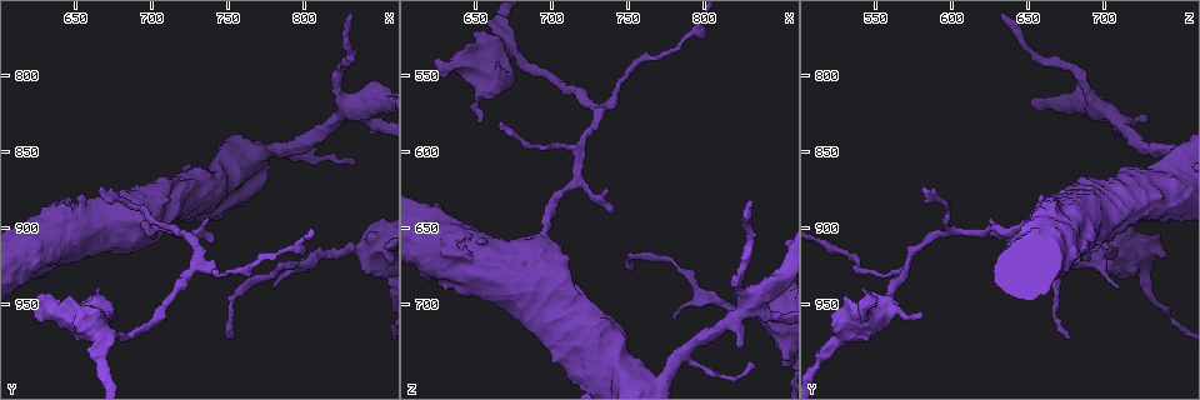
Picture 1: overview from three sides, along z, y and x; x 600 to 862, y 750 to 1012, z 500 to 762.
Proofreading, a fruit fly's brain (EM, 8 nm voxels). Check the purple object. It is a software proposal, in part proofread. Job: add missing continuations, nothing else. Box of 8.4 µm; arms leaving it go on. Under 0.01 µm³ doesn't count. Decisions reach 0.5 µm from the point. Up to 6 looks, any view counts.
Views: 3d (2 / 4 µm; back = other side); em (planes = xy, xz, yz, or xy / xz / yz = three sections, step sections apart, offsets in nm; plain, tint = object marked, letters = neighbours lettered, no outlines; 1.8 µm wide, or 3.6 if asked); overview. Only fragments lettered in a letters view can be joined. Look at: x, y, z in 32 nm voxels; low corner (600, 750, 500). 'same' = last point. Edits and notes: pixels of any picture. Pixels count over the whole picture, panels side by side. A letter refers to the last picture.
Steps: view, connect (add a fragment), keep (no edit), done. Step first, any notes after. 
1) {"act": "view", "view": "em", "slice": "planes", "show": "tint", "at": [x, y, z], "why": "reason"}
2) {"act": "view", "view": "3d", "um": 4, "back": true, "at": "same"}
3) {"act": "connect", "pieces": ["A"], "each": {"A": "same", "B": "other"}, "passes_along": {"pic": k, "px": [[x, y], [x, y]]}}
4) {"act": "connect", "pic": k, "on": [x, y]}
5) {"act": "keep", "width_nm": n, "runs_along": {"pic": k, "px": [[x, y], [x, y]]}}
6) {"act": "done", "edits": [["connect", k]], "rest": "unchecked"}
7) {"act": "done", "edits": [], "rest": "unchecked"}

{"act": "view", "view": "3d", "um": 4, "at": [750, 972, 676]}

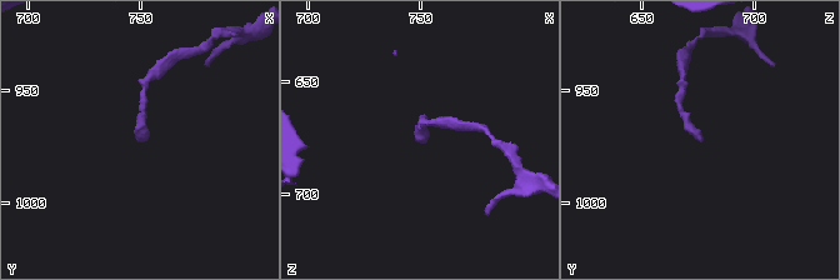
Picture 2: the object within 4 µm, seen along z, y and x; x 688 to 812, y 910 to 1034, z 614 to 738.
{"act": "view", "view": "em", "um": 3.6, "slice": "planes", "show": "letters", "at": [750, 973, 676]}

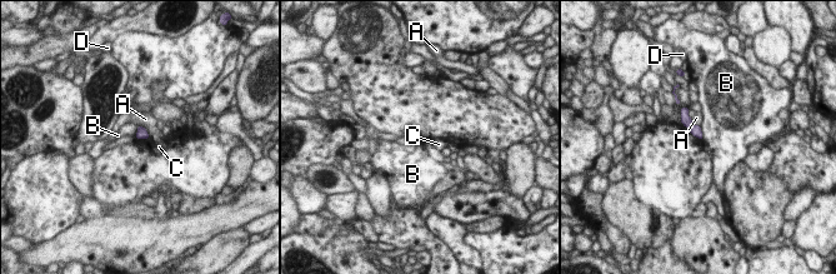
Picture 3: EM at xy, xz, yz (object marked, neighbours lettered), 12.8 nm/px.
{"act": "keep", "width_nm": 130, "longest_contact_nm": ["A", 280], "each": {"A": "other", "B": "other", "C": "other", "D": "other"}, "found": "no lettered fragment goes on from it"}

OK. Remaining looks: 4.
{"act": "view", "view": "em", "slice": "yz", "step": 16, "show": "letters", "at": [778, 940, 708], "why": "tapers out"}

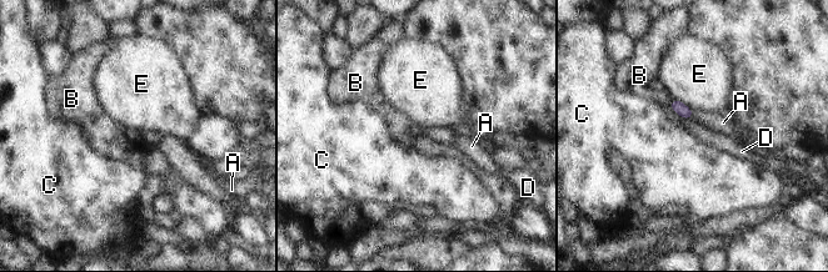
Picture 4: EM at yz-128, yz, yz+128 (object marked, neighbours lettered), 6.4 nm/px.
{"act": "keep", "each": {"A": "other", "B": "other", "C": "other", "D": "other", "E": "other"}, "border": {"pic": 4, "px": [[672, 97], [682, 101], [693, 111]]}, "found": "no lettered fragment goes on from it"}

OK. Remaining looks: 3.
{"act": "view", "view": "3d", "um": 4, "back": true, "at": [666, 874, 582], "why": "tapers out"}

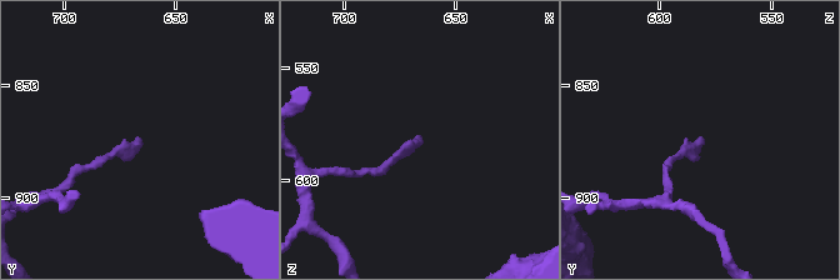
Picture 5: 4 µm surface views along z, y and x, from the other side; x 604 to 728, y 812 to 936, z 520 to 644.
{"act": "view", "view": "em", "slice": "xy", "step": 4, "show": "tint", "at": [667, 872, 582]}

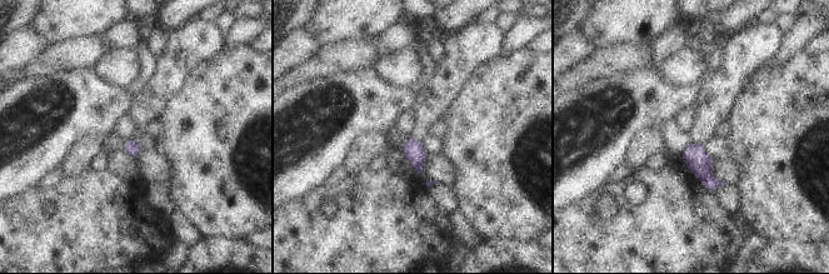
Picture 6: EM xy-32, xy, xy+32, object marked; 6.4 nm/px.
{"act": "view", "view": "em", "slice": "planes", "show": "letters", "at": "same"}

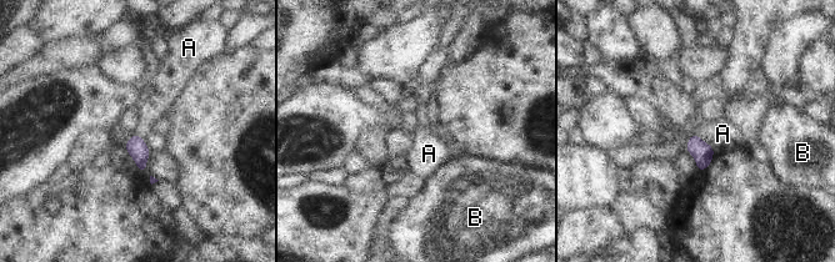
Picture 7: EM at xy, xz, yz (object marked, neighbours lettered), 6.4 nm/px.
{"act": "keep", "width_nm": 130, "longest_contact_nm": ["A", 180], "each": {"A": "other", "B": "other"}, "found": "no lettered fragment goes on from it"}

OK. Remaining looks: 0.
{"act": "done", "edits": [], "rest": "unchecked"}

